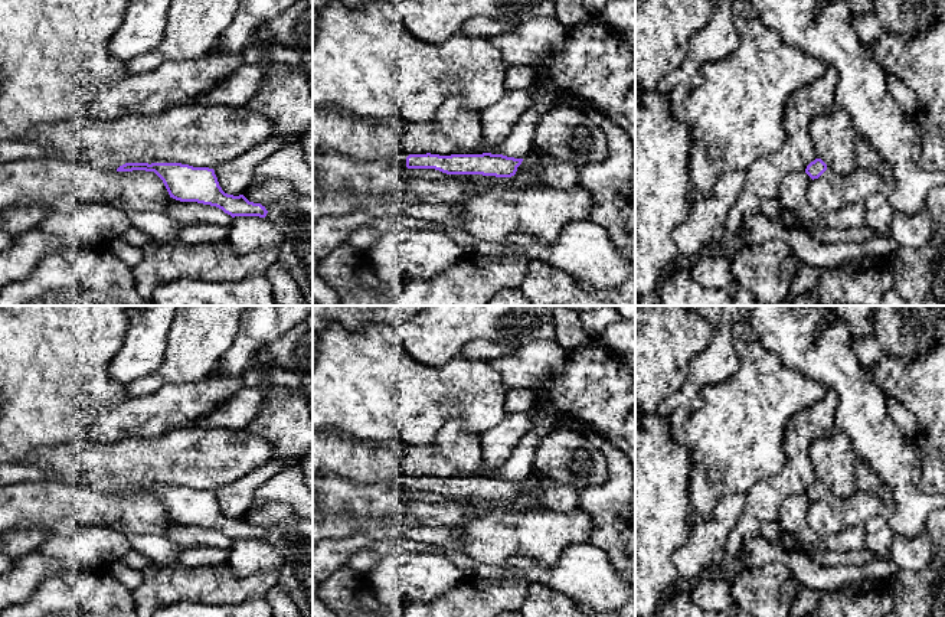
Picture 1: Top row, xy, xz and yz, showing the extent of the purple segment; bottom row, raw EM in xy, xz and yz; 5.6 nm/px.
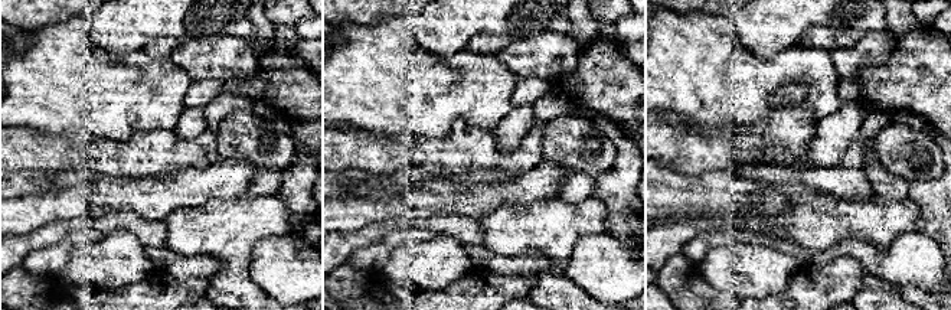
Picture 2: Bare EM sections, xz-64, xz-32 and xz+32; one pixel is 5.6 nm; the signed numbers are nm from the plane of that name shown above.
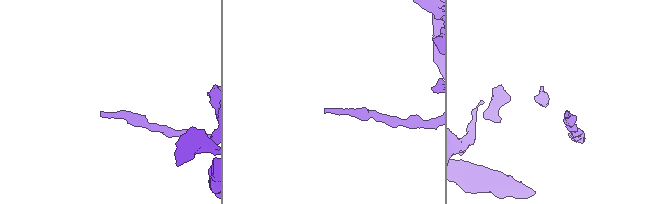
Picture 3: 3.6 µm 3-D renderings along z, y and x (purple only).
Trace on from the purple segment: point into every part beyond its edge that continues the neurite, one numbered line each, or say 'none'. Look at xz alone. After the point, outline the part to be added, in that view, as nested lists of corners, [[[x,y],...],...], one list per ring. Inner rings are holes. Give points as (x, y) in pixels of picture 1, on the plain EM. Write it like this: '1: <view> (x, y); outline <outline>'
1: xz (401, 482); outline [[[399,476],[399,477],[395,479],[393,481],[390,481],[389,484],[393,486],[393,487],[398,487],[398,489],[405,490],[405,489],[406,489],[406,480],[408,480],[409,477],[411,477],[411,476]]]

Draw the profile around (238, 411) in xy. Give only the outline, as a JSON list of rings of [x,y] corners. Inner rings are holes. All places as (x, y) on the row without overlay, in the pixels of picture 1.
[[[262,385],[242,388],[225,404],[210,414],[199,418],[190,427],[245,430],[261,411],[264,399],[265,388]]]

